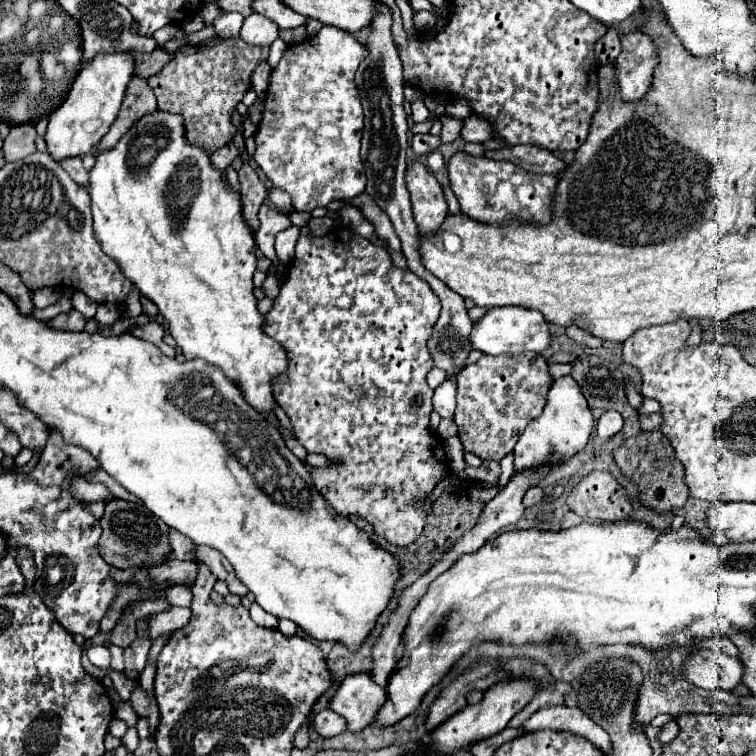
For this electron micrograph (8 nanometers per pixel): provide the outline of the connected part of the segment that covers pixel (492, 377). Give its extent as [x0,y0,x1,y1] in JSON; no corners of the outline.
[454,352,552,460]

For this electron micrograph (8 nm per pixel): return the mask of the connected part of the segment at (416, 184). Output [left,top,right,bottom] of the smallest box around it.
[406,162,448,238]

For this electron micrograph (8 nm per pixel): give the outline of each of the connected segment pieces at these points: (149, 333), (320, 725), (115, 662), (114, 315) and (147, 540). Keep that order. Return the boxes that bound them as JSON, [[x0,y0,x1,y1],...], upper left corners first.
[[132,322,176,358],[314,708,346,738],[107,644,124,671],[94,302,120,326],[98,500,170,568]]

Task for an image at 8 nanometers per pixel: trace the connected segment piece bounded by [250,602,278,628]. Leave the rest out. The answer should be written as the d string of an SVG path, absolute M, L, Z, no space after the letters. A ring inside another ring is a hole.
M252 602L252 606L250 606L250 618L258 626L264 626L264 628L276 628L276 624L278 624L278 618L272 616L272 614L268 614L266 610L262 610L256 602Z

